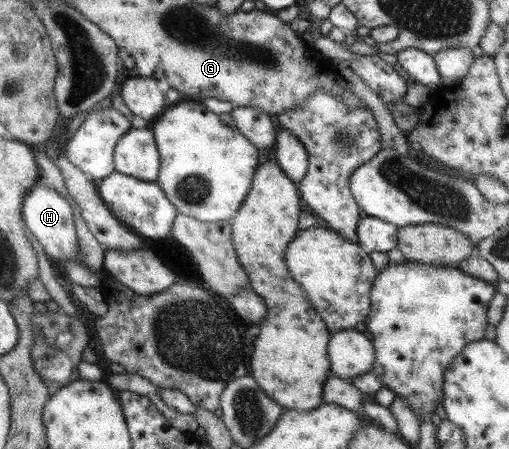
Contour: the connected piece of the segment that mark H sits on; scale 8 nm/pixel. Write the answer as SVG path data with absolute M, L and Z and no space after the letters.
M38 183L33 185L23 199L21 214L25 226L41 245L48 259L53 258L61 262L80 254L73 228L71 206L52 188L47 189Z

